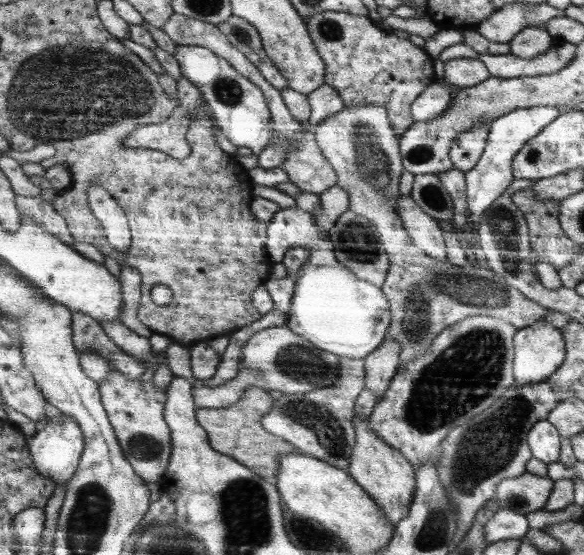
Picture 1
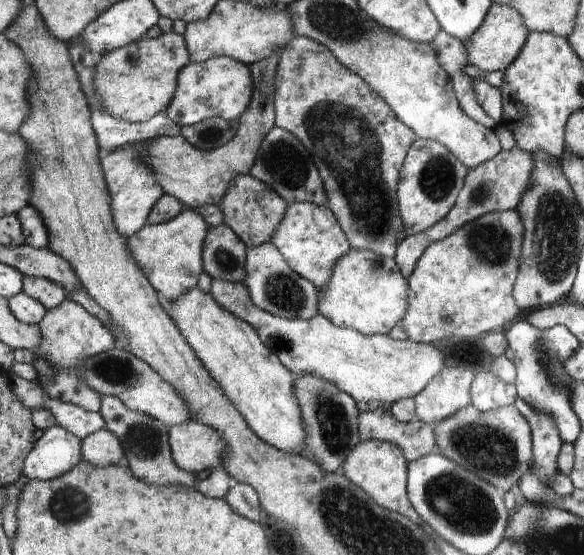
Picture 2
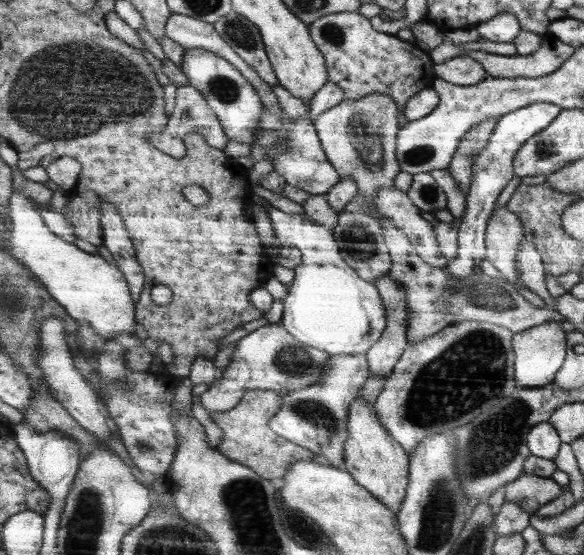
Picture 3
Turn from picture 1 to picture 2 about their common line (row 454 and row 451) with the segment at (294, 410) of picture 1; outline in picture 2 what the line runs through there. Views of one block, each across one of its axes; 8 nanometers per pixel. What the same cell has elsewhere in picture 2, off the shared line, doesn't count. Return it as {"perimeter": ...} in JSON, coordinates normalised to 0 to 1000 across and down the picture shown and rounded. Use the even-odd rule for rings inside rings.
{"perimeter":[[[541,676],[507,677],[503,703],[526,771],[527,820],[553,849],[582,849],[598,818],[618,796],[611,766],[615,728],[598,710],[586,706],[575,690]]]}

